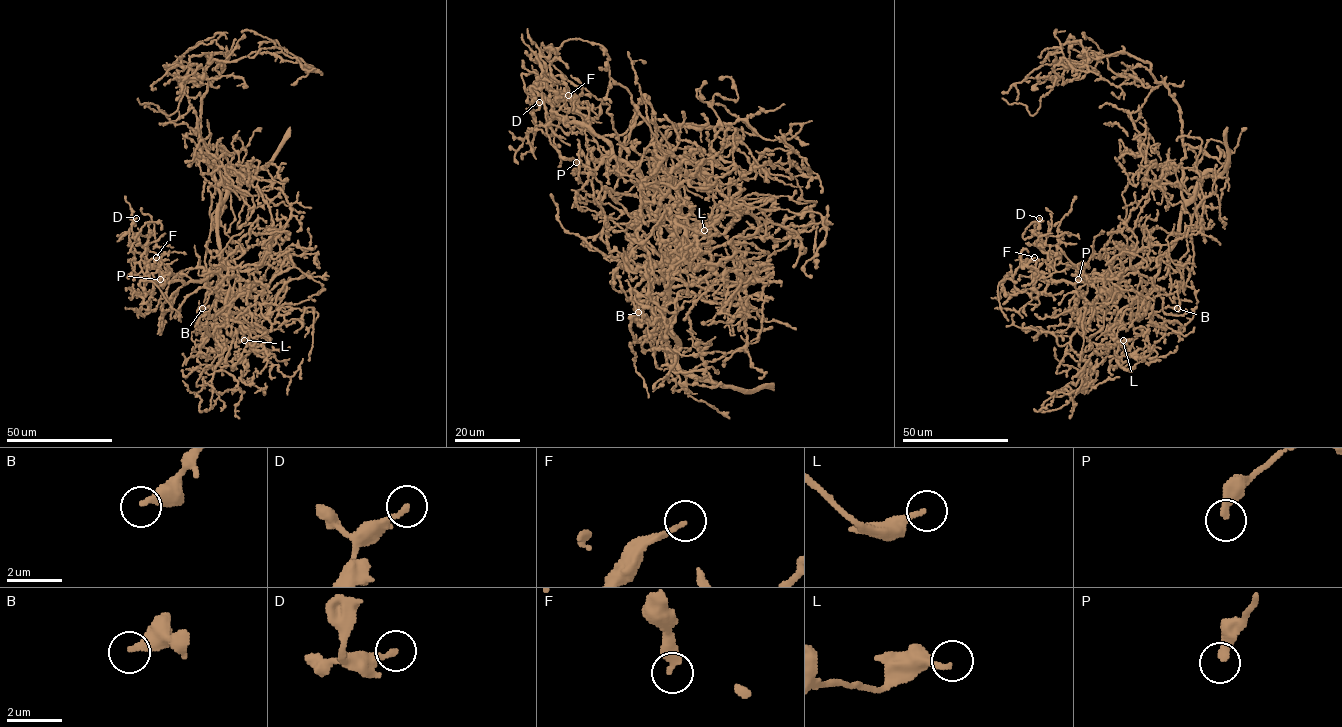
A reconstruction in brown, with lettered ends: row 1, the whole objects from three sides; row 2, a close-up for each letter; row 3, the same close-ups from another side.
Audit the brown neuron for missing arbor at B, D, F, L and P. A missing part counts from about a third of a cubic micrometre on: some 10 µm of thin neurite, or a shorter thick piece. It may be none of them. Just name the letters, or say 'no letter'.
B, L

